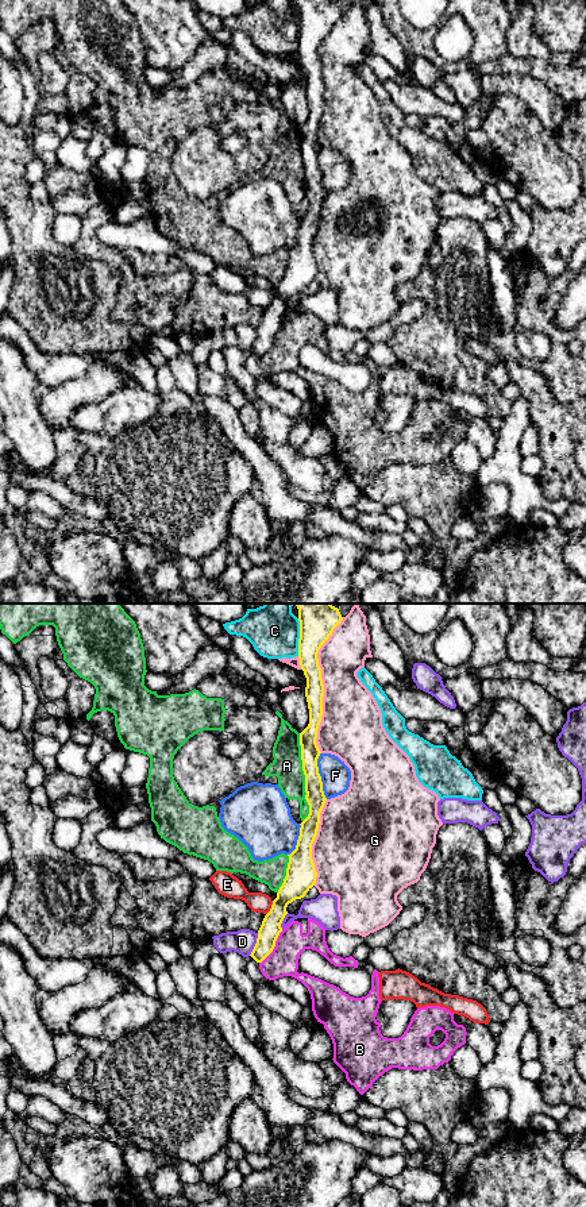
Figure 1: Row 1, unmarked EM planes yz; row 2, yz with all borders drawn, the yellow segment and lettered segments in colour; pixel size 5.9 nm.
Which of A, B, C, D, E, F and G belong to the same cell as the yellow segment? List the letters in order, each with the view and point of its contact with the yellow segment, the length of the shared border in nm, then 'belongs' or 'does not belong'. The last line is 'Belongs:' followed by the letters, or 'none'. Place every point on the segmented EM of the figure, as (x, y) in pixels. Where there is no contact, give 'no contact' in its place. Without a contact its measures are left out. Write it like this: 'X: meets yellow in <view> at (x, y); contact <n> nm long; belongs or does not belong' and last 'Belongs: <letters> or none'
A: meets yellow in yz at (305, 778); contact 550 nm long; does not belong
B: meets yellow in yz at (274, 945); contact 240 nm long; does not belong
C: meets yellow in yz at (300, 637); contact 220 nm long; does not belong
D: meets yellow in yz at (255, 944); contact 150 nm long; does not belong
E: meets yellow in yz at (272, 907); contact 100 nm long; does not belong
F: meets yellow in yz at (319, 775); contact 280 nm long; does not belong
G: meets yellow in yz at (323, 685); contact 800 nm long; does not belong
Belongs: none

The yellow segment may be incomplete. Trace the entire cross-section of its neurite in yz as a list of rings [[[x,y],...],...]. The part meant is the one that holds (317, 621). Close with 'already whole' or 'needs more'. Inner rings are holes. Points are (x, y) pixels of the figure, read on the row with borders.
[[[331,604],[294,605],[298,609],[300,621],[298,659],[307,678],[305,697],[309,709],[309,724],[300,733],[305,799],[309,805],[309,814],[300,824],[296,849],[288,855],[286,876],[258,930],[257,944],[250,955],[257,963],[262,963],[273,952],[275,941],[282,932],[281,923],[288,914],[288,905],[304,898],[316,883],[317,872],[312,859],[312,844],[317,836],[320,813],[327,801],[317,767],[317,759],[321,752],[316,739],[323,716],[324,697],[317,653],[343,617],[339,609]]]; already whole

